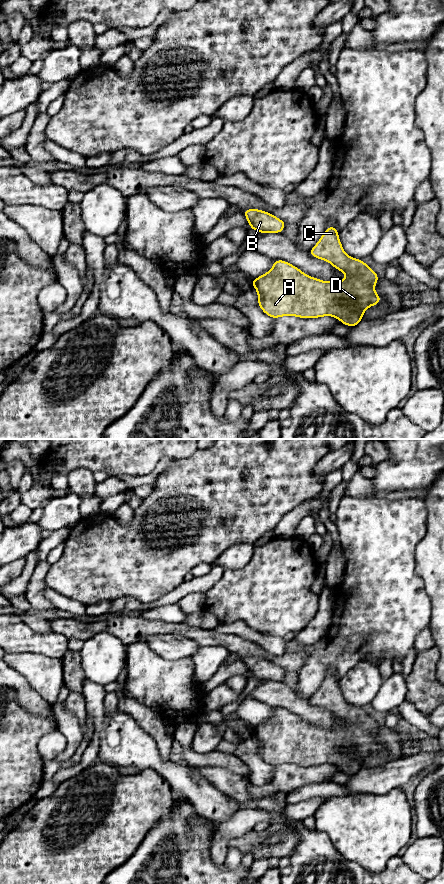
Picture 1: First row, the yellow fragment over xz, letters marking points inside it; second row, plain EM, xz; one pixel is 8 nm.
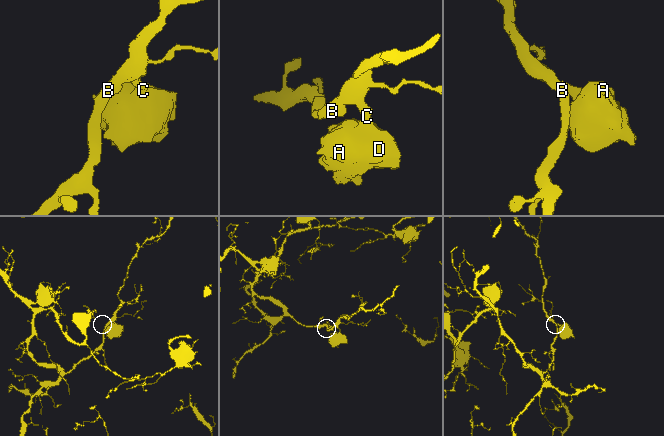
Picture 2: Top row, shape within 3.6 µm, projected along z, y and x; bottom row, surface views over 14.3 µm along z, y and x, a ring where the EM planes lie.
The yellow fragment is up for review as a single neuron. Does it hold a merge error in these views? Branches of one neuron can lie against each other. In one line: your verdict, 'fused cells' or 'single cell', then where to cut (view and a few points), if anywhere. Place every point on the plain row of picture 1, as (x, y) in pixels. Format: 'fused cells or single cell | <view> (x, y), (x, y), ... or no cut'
single cell | no cut

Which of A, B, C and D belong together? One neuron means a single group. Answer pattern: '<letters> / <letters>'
A B C D

